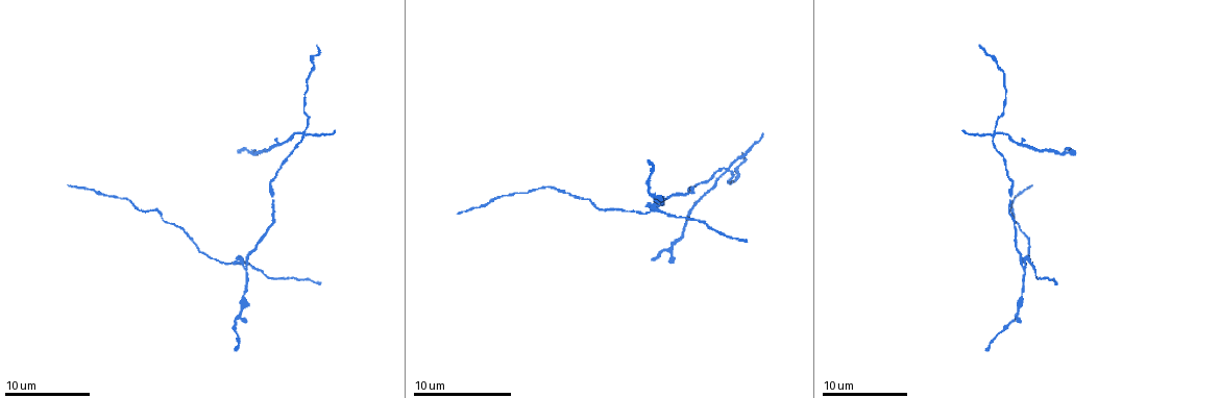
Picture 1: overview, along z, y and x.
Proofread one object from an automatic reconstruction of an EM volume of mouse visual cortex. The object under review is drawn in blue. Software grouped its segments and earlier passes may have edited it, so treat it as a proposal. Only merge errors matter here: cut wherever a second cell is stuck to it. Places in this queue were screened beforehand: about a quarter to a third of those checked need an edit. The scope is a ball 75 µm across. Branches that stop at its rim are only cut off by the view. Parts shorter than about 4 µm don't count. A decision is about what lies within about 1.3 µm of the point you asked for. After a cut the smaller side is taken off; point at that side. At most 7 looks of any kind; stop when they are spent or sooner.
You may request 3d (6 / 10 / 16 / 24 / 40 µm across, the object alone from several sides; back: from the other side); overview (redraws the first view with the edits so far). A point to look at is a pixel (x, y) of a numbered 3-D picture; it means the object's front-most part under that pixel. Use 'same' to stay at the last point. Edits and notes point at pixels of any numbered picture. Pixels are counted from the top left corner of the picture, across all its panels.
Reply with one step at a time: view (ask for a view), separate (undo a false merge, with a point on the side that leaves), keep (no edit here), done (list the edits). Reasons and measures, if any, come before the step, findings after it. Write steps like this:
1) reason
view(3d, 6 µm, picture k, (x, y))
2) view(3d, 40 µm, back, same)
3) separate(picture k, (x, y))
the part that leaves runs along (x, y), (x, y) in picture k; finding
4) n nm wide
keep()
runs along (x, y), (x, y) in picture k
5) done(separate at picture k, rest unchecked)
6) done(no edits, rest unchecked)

side arm on a straight run
view(3d, 10 µm, picture 1, (239, 316))

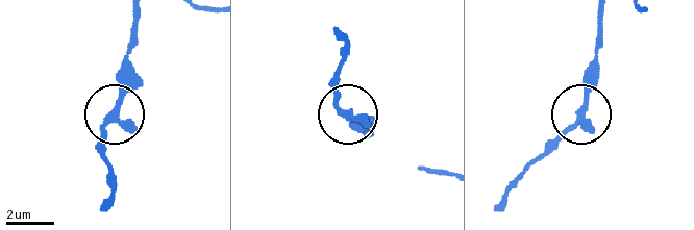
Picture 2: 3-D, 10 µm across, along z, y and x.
3 arms
keep()
continuous, no second cell

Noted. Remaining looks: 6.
thin arm on a thick one
view(3d, 10 µm, picture 1, (1028, 263))

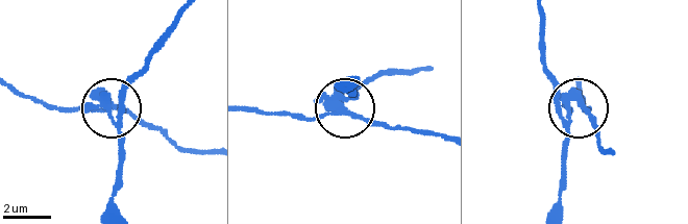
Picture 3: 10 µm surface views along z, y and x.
separate(picture 3, (98, 91))
a second cell is stuck on

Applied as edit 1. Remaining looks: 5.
four arms meet
view(3d, 6 µm, picture 1, (302, 131))

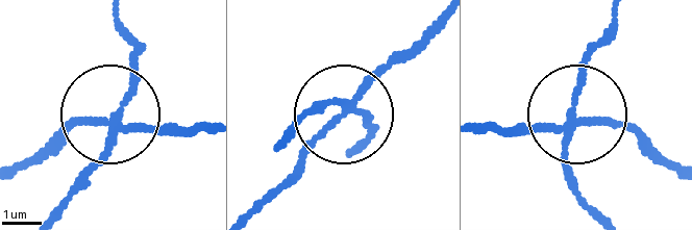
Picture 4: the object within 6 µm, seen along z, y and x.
separate(picture 4, (71, 123))
the part that leaves runs along (113, 126), (70, 126), (23, 162) in picture 4; a second cell is stuck on

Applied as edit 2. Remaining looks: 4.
calibre changes
view(3d, 10 µm, picture 1, (272, 181))

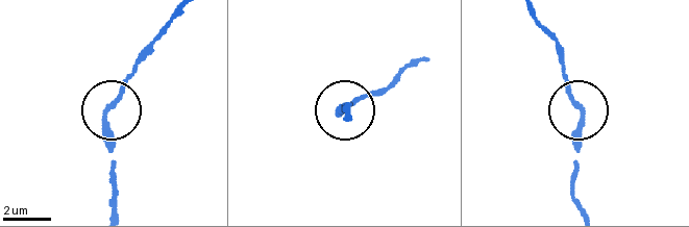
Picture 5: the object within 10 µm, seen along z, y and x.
keep()
runs along (581, 204), (570, 180), (583, 121), (561, 62) in picture 5; continuous, no second cell

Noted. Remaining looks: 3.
done(separate at picture 3, separate at picture 4, rest unchecked)

